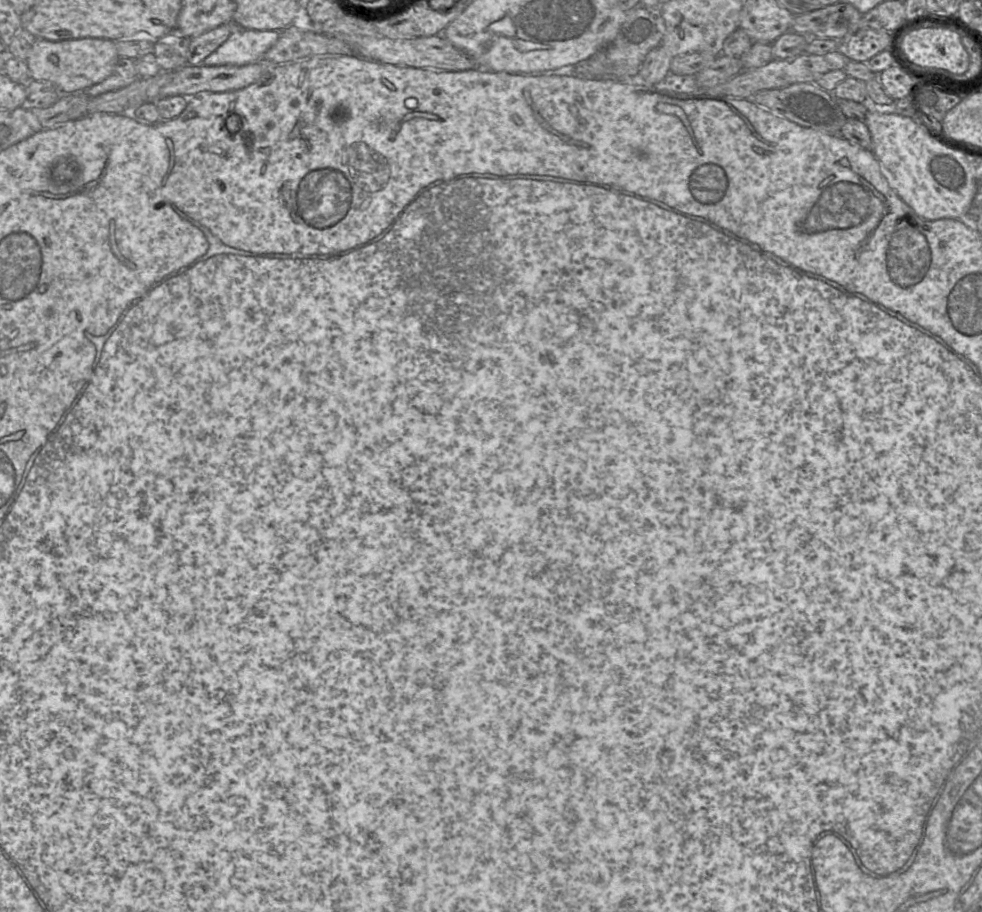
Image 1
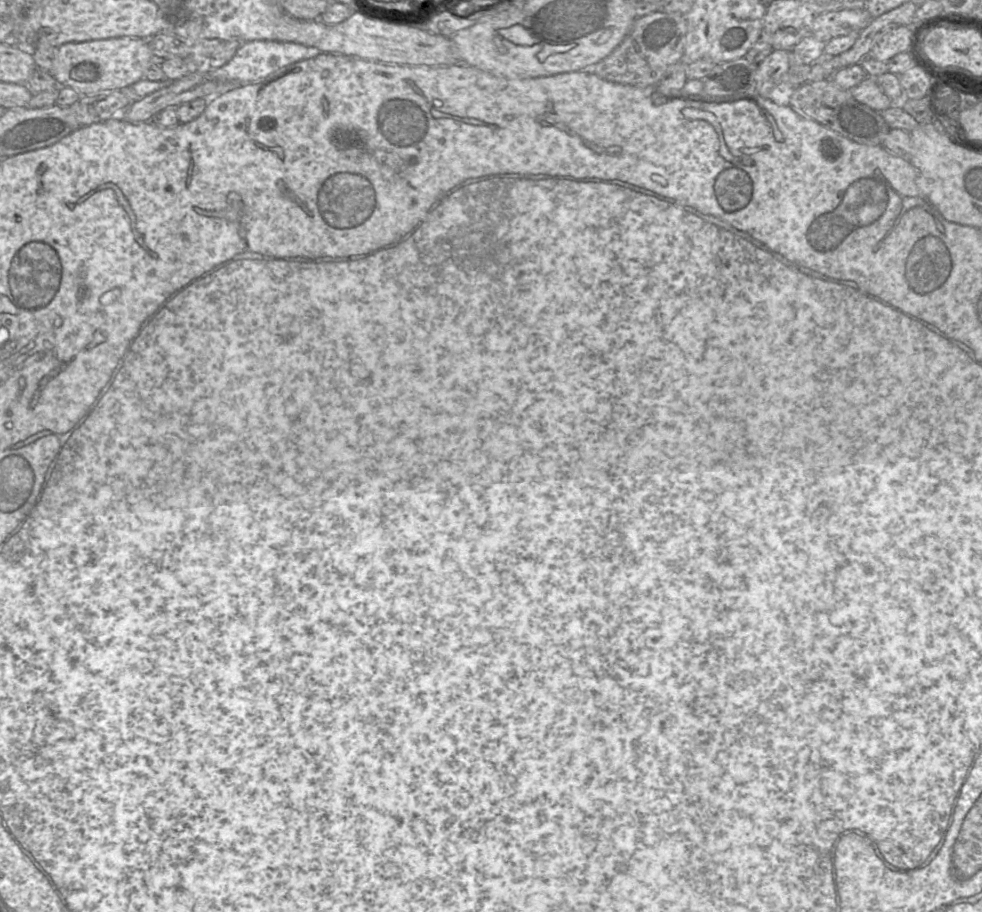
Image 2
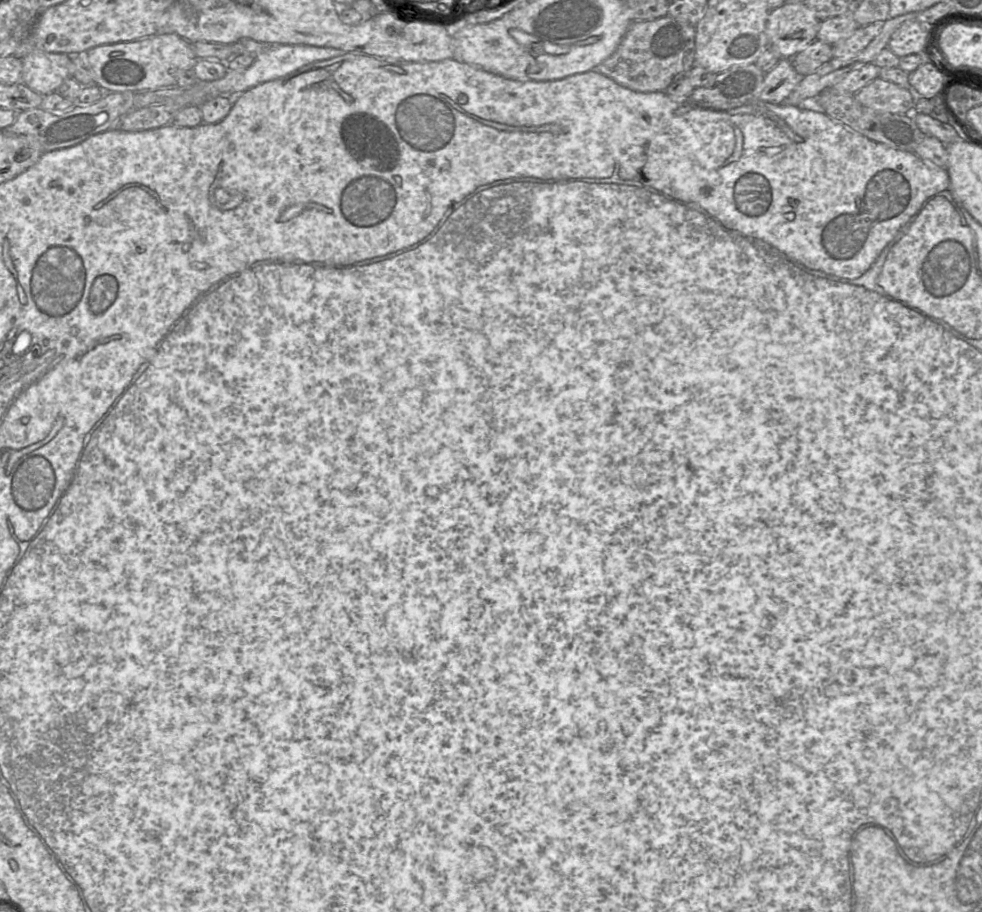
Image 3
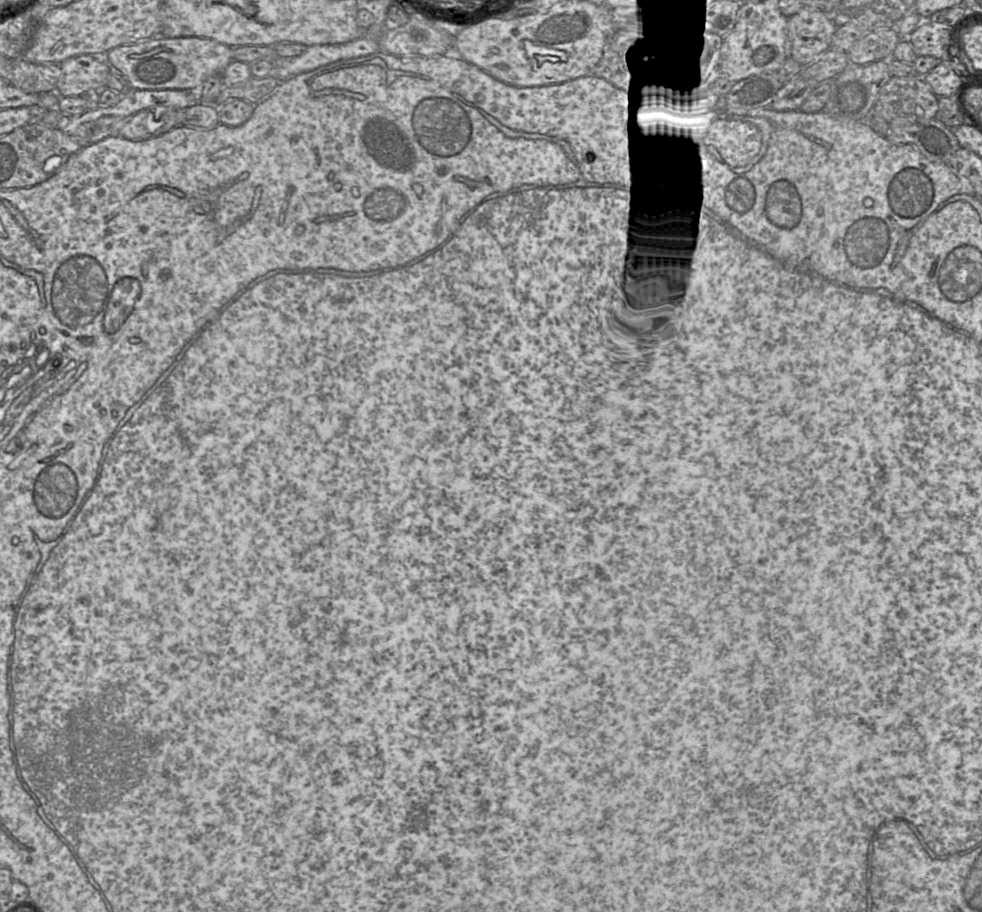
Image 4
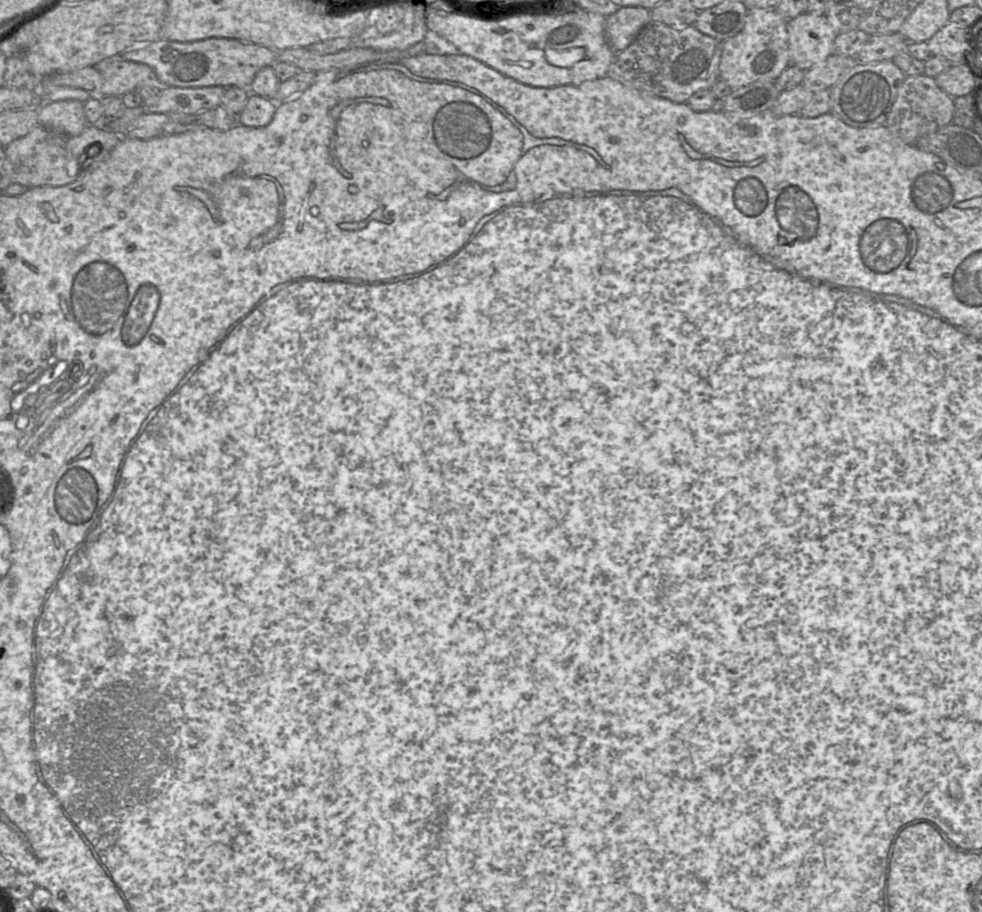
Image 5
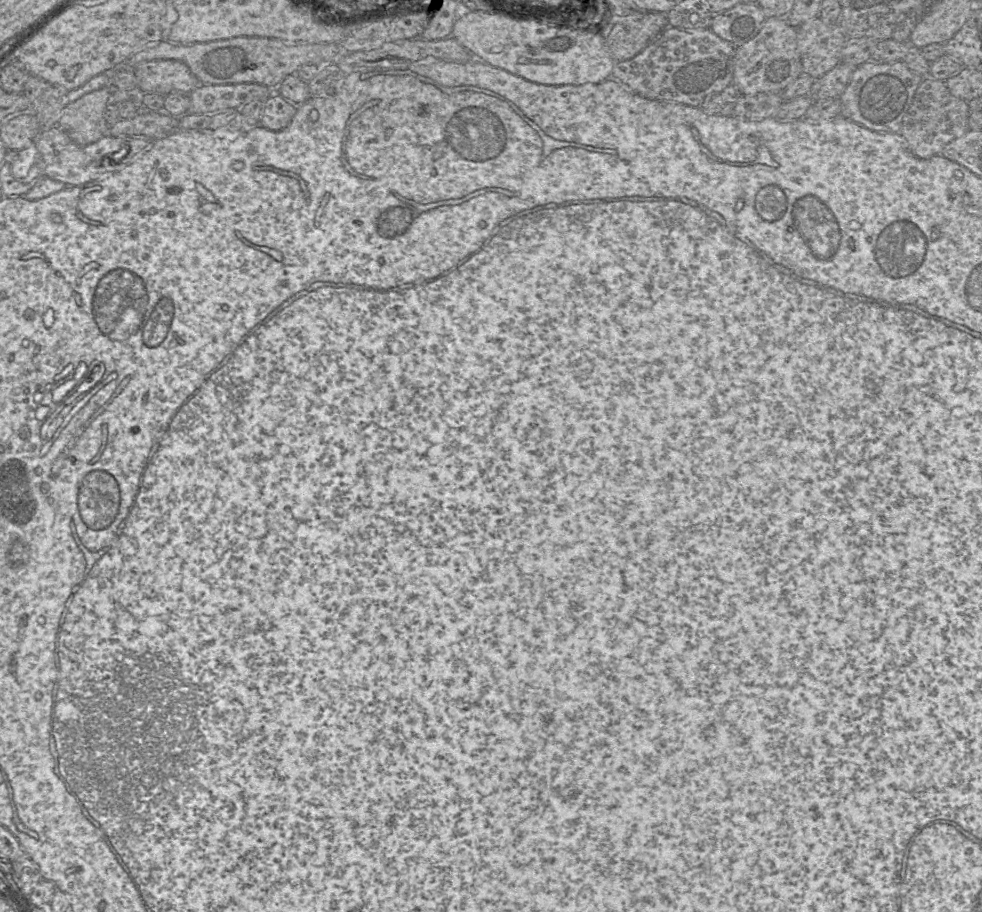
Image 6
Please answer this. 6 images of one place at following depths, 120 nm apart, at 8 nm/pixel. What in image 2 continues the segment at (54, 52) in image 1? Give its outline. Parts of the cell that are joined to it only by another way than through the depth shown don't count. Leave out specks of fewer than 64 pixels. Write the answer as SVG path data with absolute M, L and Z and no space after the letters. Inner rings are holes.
M117 37L69 42L55 49L51 74L61 87L70 87L81 96L128 88L145 78L148 68L159 62L142 37Z

